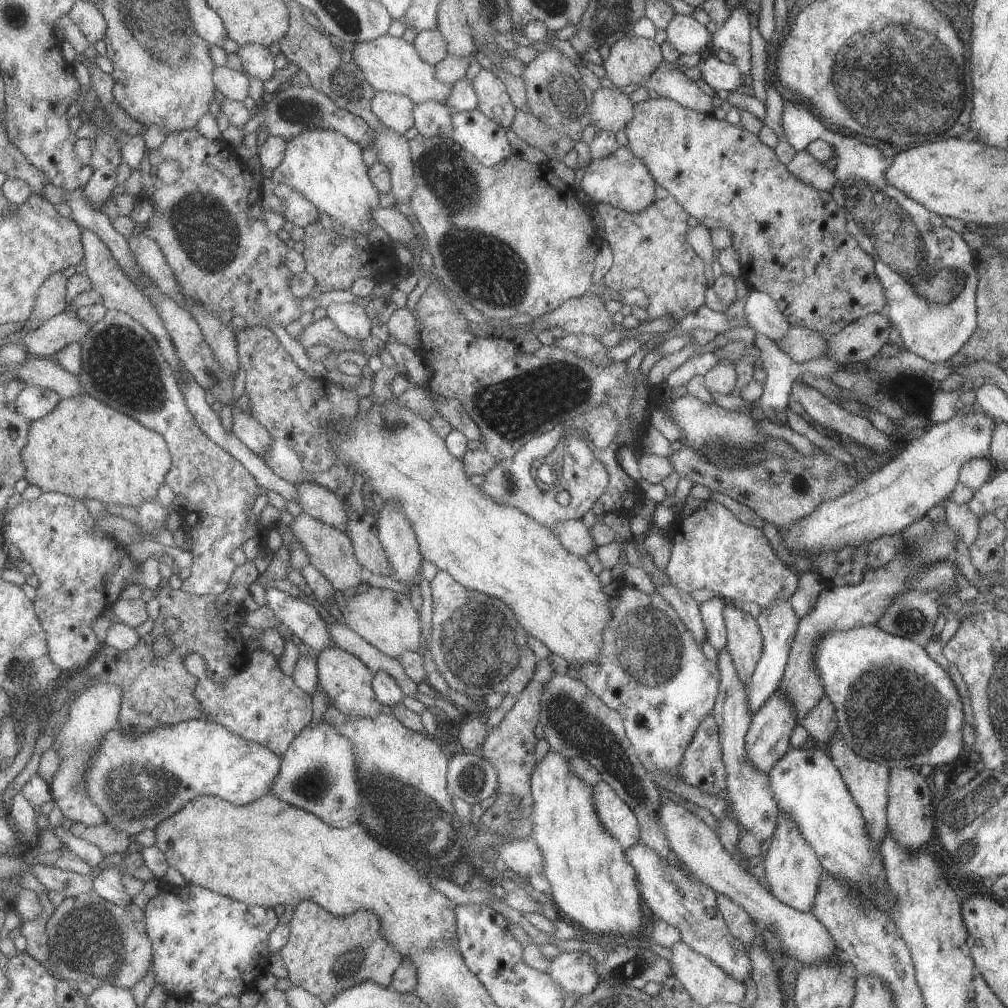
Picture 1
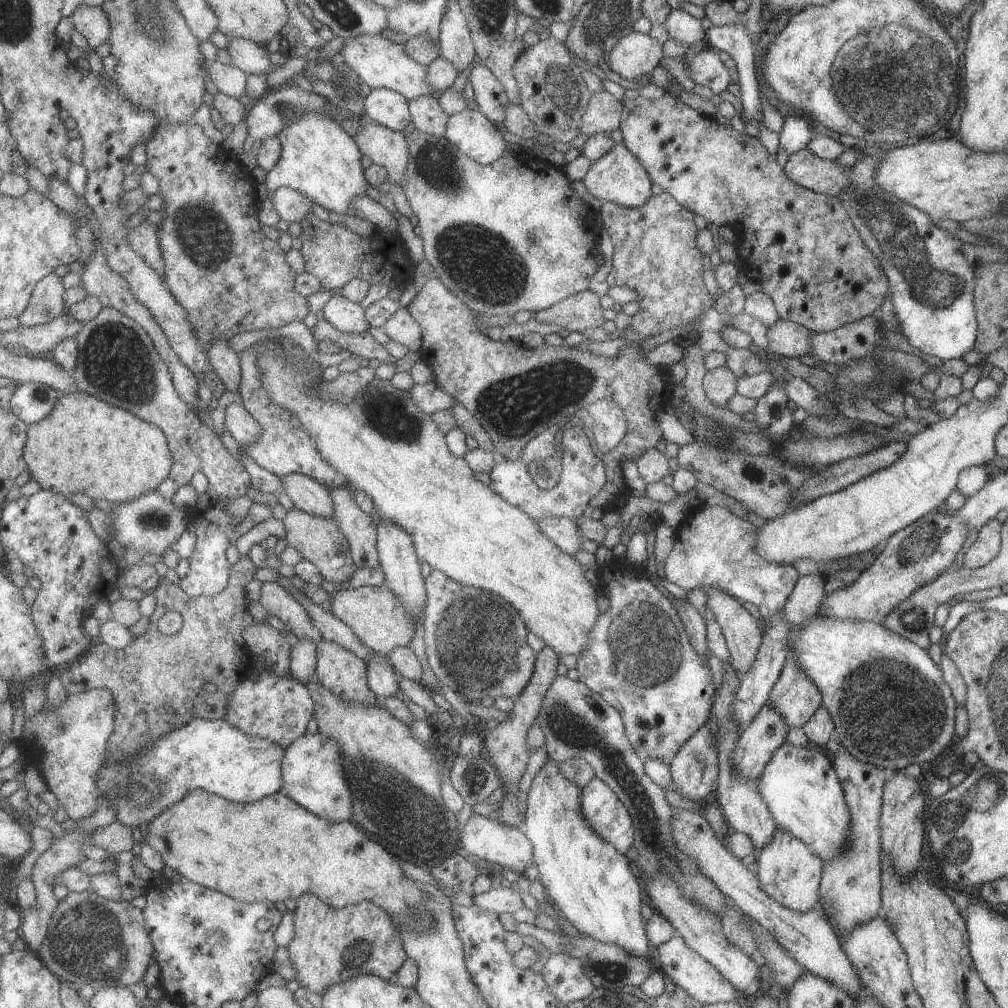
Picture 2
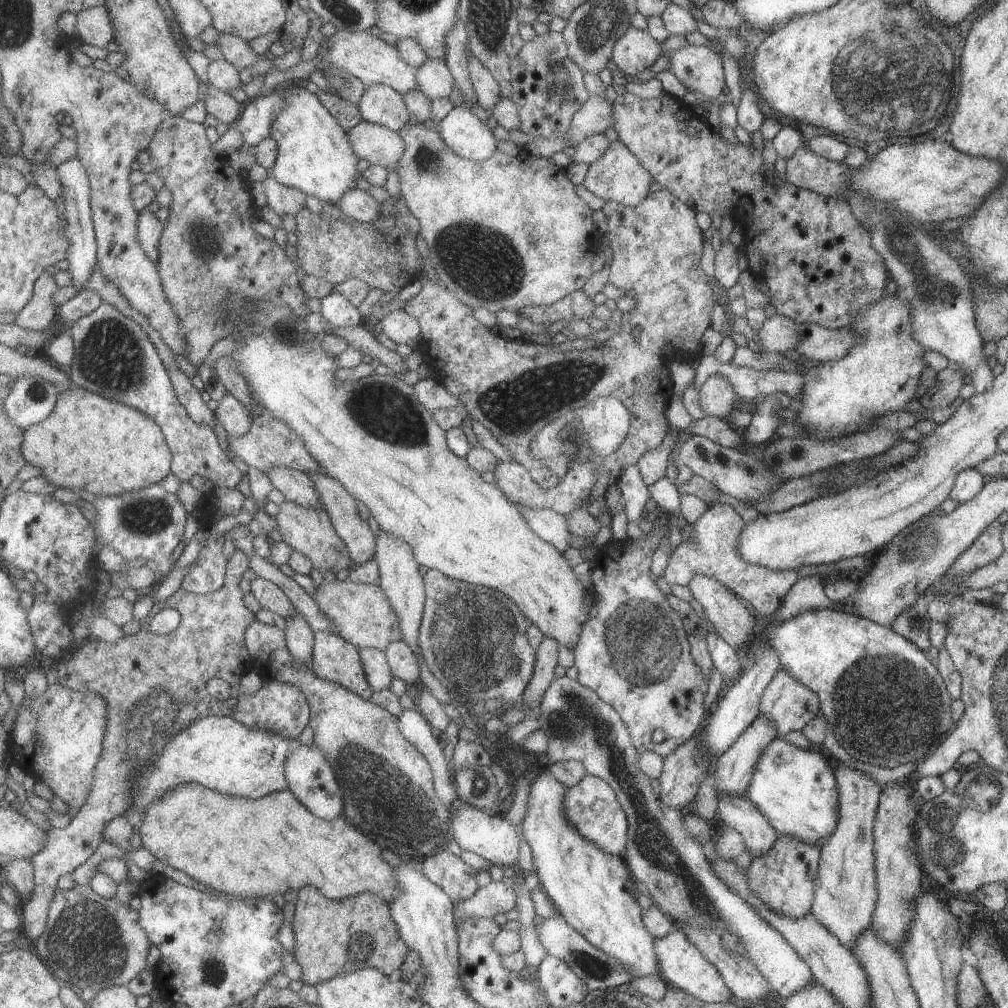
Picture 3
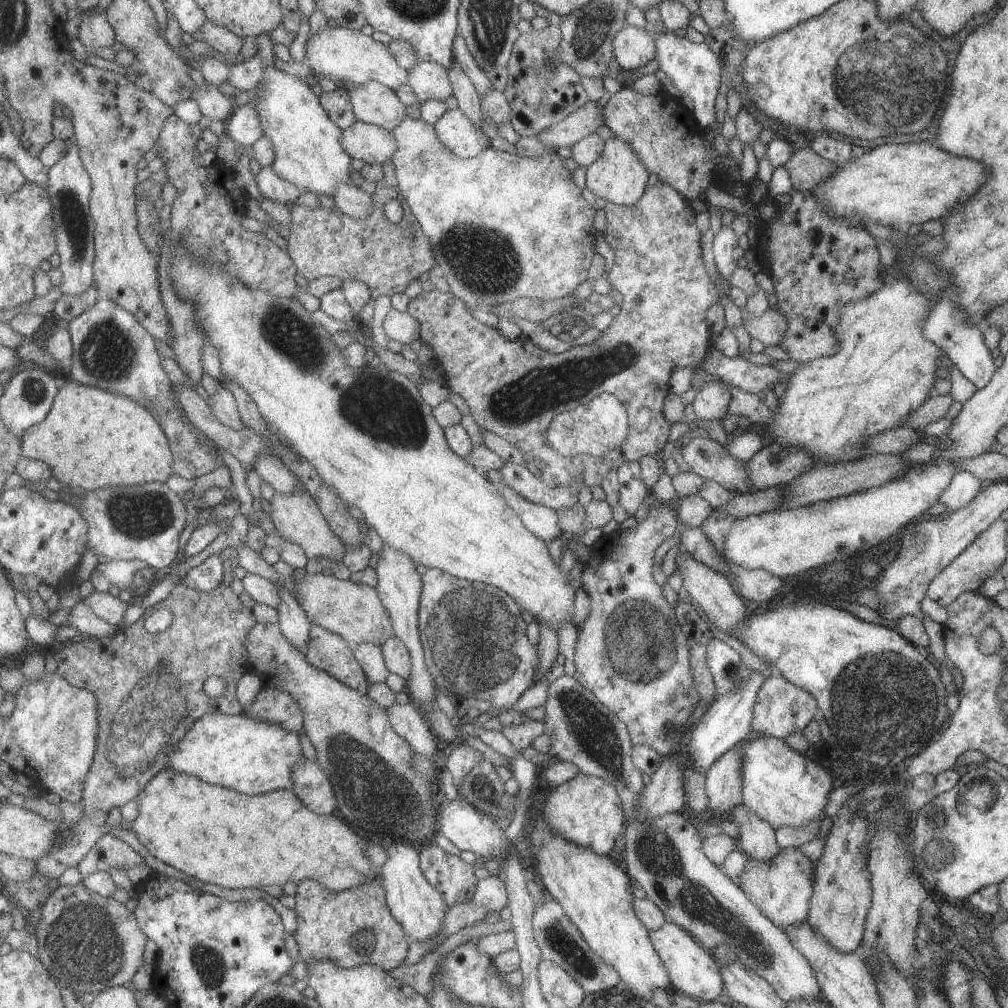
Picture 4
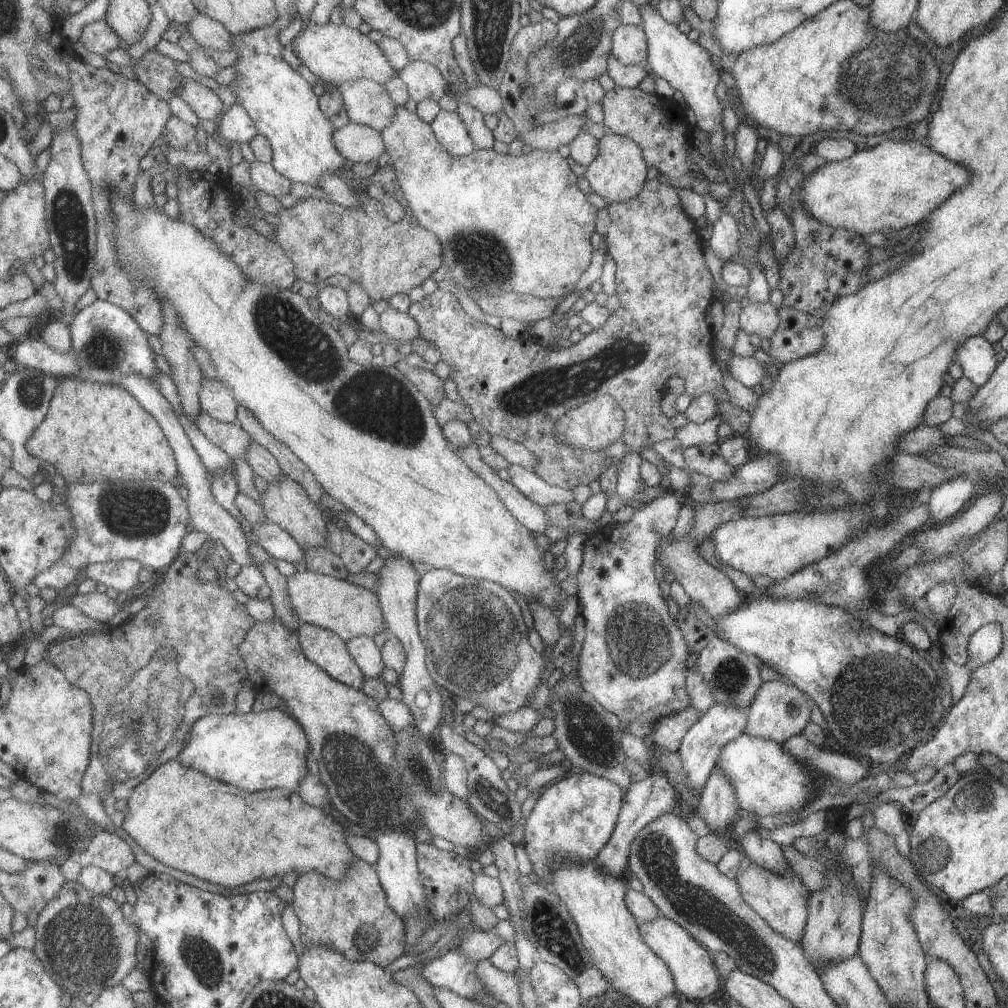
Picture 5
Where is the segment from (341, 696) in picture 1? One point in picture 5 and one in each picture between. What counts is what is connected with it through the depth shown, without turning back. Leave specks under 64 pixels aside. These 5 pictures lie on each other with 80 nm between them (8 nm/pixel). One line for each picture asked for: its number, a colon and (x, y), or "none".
2: (340, 671)
3: (334, 659)
4: (327, 651)
5: (322, 647)

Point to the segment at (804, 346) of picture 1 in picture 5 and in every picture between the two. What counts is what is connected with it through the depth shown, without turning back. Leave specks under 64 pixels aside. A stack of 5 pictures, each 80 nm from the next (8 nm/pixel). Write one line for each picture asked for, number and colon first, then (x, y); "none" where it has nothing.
2: (788, 339)
3: (778, 334)
4: (769, 328)
5: (762, 319)

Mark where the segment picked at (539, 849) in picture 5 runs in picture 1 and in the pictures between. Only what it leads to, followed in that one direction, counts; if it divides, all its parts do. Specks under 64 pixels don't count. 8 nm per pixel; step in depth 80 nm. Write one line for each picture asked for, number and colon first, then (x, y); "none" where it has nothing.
1: (619, 820)
2: (605, 812)
3: (592, 806)
4: (588, 811)

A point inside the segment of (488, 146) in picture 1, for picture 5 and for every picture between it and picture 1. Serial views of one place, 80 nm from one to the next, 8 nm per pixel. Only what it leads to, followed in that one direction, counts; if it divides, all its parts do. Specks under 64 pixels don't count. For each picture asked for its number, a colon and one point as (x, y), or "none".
2: (470, 130)
3: (464, 132)
4: (455, 131)
5: (449, 130)

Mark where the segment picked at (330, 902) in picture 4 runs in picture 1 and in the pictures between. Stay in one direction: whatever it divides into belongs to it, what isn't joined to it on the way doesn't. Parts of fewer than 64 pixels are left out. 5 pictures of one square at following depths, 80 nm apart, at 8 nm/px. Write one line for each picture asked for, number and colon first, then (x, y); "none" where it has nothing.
1: (326, 954)
2: (330, 946)
3: (333, 938)

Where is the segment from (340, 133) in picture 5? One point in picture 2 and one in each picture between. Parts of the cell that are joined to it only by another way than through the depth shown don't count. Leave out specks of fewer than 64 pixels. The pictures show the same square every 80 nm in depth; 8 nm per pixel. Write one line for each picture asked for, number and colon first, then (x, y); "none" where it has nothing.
2: (385, 147)
3: (379, 145)
4: (370, 143)

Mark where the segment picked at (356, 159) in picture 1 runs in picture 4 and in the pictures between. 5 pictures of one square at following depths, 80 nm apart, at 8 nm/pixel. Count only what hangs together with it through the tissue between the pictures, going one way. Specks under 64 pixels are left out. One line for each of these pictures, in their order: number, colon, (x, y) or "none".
2: (319, 158)
3: (314, 152)
4: (308, 149)

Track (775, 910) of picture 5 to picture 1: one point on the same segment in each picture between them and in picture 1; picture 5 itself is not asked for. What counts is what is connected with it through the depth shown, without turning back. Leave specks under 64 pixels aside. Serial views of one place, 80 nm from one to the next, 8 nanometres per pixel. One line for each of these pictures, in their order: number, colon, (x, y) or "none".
1: (793, 869)
2: (788, 870)
3: (784, 878)
4: (781, 889)

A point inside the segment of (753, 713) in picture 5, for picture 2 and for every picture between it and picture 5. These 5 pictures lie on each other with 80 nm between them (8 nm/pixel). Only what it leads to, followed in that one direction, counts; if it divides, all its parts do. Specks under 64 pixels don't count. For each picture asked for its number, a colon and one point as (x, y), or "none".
2: (795, 696)
3: (790, 705)
4: (781, 709)

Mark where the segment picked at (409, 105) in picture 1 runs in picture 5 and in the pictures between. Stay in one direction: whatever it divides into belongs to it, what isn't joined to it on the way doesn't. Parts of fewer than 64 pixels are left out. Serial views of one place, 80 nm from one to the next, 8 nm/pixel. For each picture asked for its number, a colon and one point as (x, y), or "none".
2: (386, 107)
3: (380, 104)
4: (373, 103)
5: (367, 103)

